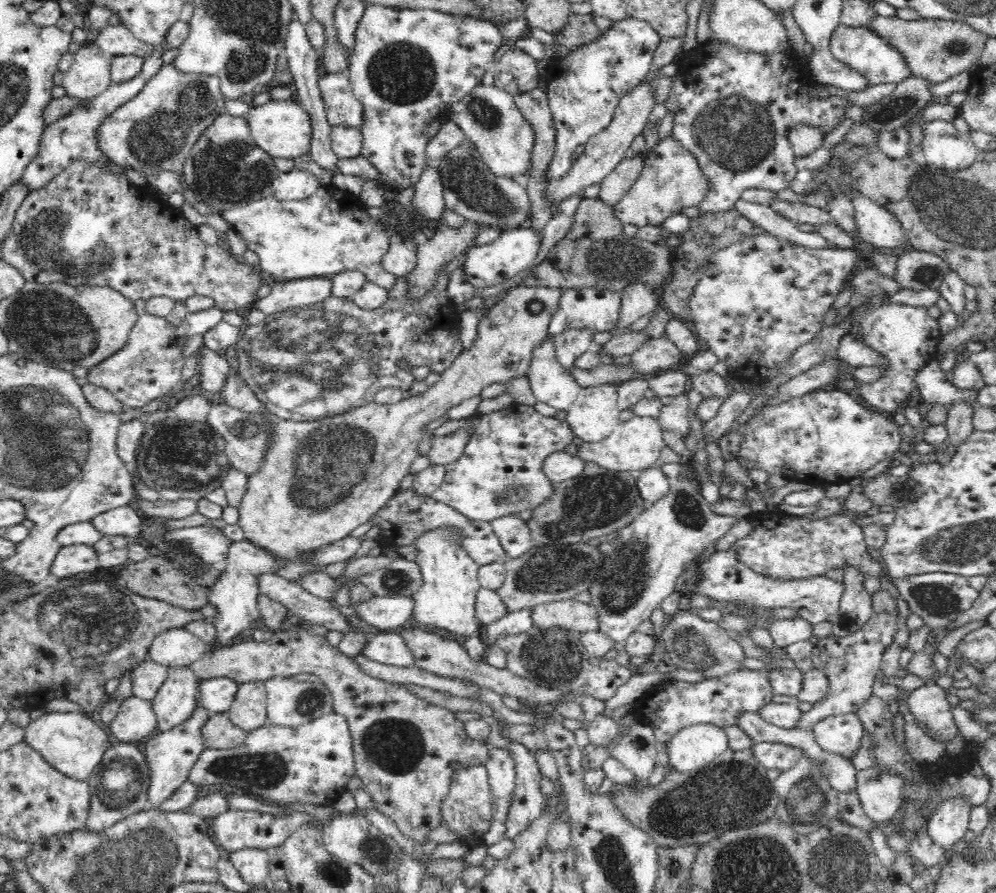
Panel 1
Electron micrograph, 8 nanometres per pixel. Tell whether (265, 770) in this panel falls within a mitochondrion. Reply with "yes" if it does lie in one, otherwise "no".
yes

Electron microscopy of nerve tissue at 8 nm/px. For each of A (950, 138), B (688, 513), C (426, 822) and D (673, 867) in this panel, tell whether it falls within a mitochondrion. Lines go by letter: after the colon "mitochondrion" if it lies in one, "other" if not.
A: other
B: mitochondrion
C: other
D: other

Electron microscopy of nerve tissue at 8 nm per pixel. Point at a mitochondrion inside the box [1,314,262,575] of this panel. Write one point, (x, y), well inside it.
(196, 450)

